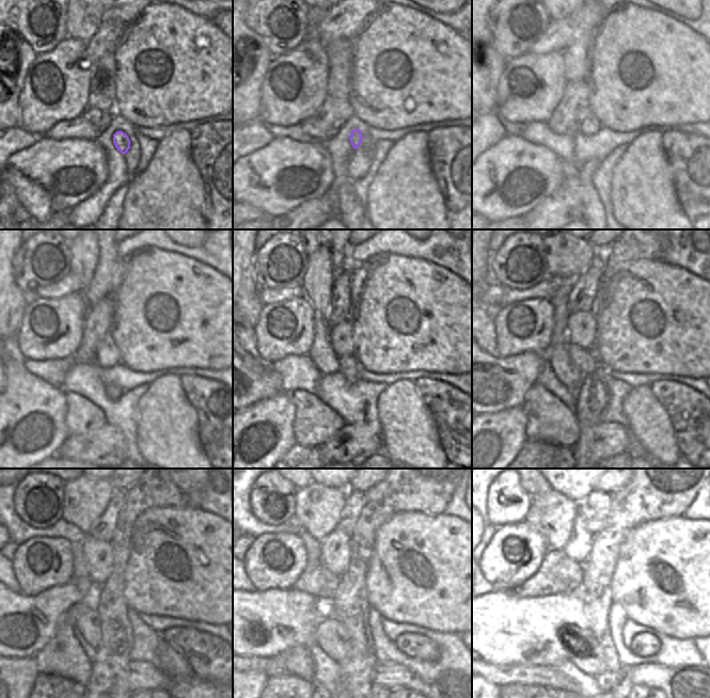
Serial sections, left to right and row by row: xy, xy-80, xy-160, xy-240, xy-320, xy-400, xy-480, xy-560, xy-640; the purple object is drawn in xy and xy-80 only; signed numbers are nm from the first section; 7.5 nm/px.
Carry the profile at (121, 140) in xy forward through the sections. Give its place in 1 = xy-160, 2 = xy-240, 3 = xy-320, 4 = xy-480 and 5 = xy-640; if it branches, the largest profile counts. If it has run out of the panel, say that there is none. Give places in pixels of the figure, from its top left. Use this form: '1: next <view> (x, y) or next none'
1: next xy-160 (589, 125)
2: next xy-240 (107, 354)
3: next xy-320 (342, 337)
4: next xy-480 (98, 553)
5: next xy-640 (579, 545)

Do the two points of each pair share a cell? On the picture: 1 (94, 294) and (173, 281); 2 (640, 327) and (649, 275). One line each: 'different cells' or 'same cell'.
1: different cells
2: same cell

